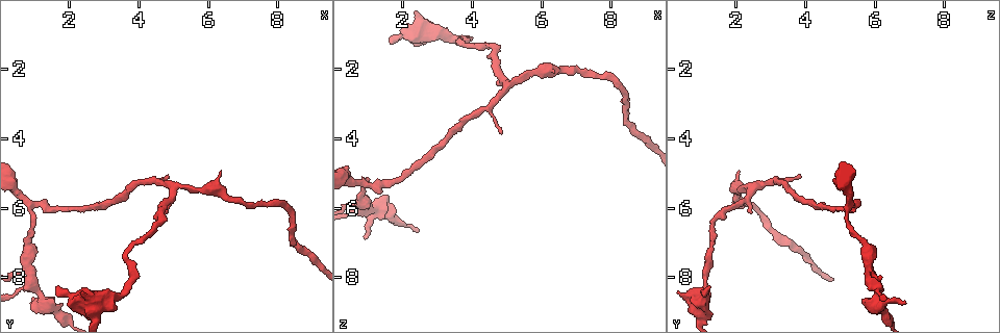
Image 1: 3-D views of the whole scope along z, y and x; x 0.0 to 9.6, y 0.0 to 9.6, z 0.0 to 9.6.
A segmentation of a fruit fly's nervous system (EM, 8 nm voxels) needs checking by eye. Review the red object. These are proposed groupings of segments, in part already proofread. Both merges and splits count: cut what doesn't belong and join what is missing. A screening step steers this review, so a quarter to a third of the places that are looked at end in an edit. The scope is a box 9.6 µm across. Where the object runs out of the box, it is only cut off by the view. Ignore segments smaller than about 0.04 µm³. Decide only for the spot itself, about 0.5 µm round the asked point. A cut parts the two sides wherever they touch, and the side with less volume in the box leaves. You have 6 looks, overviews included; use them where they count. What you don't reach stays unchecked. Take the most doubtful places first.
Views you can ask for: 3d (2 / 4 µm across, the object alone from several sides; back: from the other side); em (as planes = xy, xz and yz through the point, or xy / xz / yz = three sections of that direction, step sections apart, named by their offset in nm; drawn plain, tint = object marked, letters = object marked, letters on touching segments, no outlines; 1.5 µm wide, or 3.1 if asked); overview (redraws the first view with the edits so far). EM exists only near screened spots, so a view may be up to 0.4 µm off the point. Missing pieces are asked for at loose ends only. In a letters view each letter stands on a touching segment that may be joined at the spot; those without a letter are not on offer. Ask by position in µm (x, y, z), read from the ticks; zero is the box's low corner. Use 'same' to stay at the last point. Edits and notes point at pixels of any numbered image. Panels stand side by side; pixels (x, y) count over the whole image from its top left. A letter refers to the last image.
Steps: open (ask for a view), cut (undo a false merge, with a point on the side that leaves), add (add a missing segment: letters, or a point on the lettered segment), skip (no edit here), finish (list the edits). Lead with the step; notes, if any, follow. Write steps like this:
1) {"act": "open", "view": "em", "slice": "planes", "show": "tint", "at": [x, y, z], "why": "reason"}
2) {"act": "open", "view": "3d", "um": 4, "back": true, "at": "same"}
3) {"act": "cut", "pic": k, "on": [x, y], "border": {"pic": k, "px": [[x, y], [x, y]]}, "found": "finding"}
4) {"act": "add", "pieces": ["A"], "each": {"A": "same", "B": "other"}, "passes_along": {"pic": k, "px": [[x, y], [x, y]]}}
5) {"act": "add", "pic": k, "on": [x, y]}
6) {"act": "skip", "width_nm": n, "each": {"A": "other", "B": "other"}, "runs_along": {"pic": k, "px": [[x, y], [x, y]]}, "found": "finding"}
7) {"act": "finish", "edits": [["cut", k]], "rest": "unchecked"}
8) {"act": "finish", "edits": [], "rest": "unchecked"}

{"act": "open", "view": "3d", "um": 4, "back": true, "at": [0.90, 8.80, 6.90], "why": "thin end"}

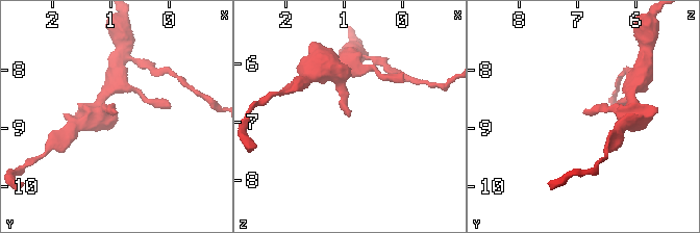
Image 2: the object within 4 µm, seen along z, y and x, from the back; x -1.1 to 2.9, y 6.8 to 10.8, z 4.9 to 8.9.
{"act": "open", "view": "em", "slice": "planes", "show": "plain", "at": [0.90, 8.75, 6.85], "why": "need the tissue"}

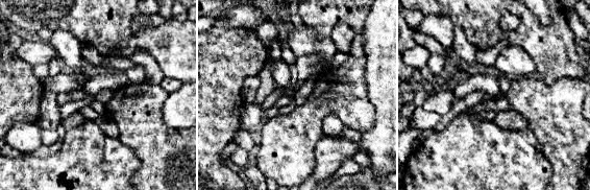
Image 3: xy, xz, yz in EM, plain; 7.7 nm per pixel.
{"act": "open", "view": "em", "slice": "planes", "show": "letters", "at": "same"}

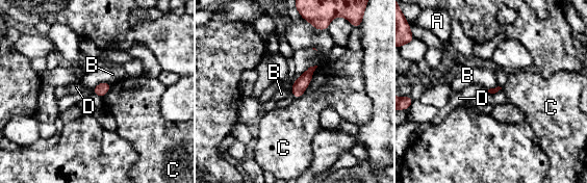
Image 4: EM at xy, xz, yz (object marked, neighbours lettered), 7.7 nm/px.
{"act": "skip", "each": {"A": "other", "B": "other", "C": "other", "D": "other"}, "border": {"pic": 4, "px": [[110, 83], [100, 82], [91, 90]]}, "found": "none of them fits"}

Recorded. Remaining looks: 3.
{"act": "open", "view": "em", "slice": "planes", "show": "letters", "at": [1.65, 8.30, 1.20]}

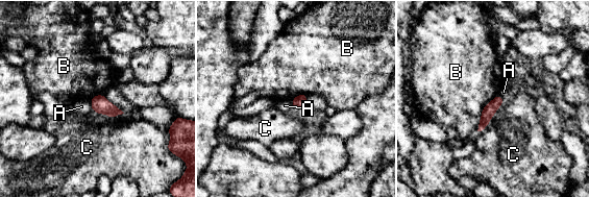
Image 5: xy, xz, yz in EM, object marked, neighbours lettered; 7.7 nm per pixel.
{"act": "skip", "each": {"A": "other", "B": "other", "C": "other"}, "runs_along": {"pic": 5, "px": [[498, 98], [489, 109], [481, 126]]}, "found": "no lettered segment goes on from it"}

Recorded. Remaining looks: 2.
{"act": "open", "view": "em", "slice": "planes", "show": "tint", "at": [0.85, 6.90, 5.55], "why": "calibre changes"}

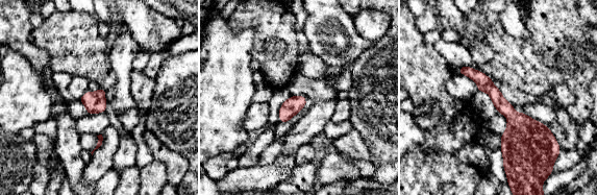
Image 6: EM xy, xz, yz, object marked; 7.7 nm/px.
{"act": "open", "view": "em", "slice": "planes", "show": "letters", "at": "same"}

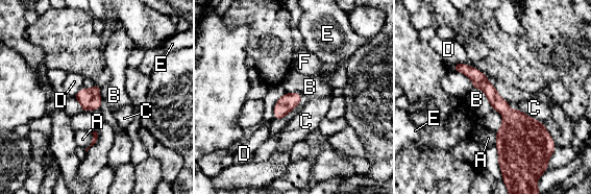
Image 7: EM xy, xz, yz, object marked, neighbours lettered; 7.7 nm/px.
{"act": "skip", "longest_contact_nm": ["B", 240], "each": {"A": "other", "B": "other", "C": "other", "D": "other", "E": "other", "F": "other"}, "runs_along": {"pic": 7, "px": [[457, 66], [508, 114], [500, 158]]}, "found": "one cell here"}

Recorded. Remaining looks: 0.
{"act": "finish", "edits": [], "rest": "unchecked"}

